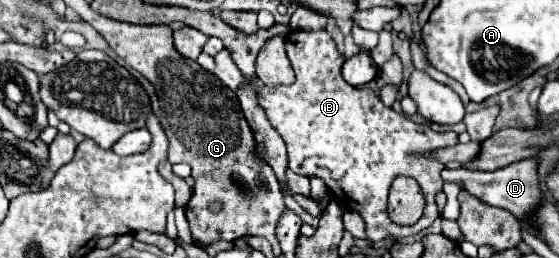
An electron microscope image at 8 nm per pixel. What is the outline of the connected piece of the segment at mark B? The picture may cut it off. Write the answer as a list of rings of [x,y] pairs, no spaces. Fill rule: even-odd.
[[[291,31],[287,35],[287,57],[295,71],[295,83],[289,87],[277,87],[267,89],[259,81],[259,105],[267,111],[267,117],[271,125],[277,129],[277,133],[283,137],[287,145],[287,159],[289,169],[311,177],[317,175],[325,181],[329,191],[333,193],[335,201],[347,209],[357,211],[365,221],[365,233],[369,241],[381,241],[385,237],[407,237],[415,235],[421,229],[429,227],[437,217],[439,209],[435,203],[435,195],[443,189],[443,179],[439,177],[443,165],[437,161],[427,159],[415,159],[411,153],[421,153],[429,149],[449,147],[457,145],[457,133],[435,133],[429,125],[419,125],[407,119],[401,113],[395,113],[391,107],[385,107],[381,99],[367,87],[357,89],[341,79],[341,67],[345,61],[344,56],[337,53],[335,41],[327,31]],[[395,177],[413,177],[417,183],[421,183],[421,191],[425,198],[423,217],[415,225],[397,225],[387,215],[387,193]]]

